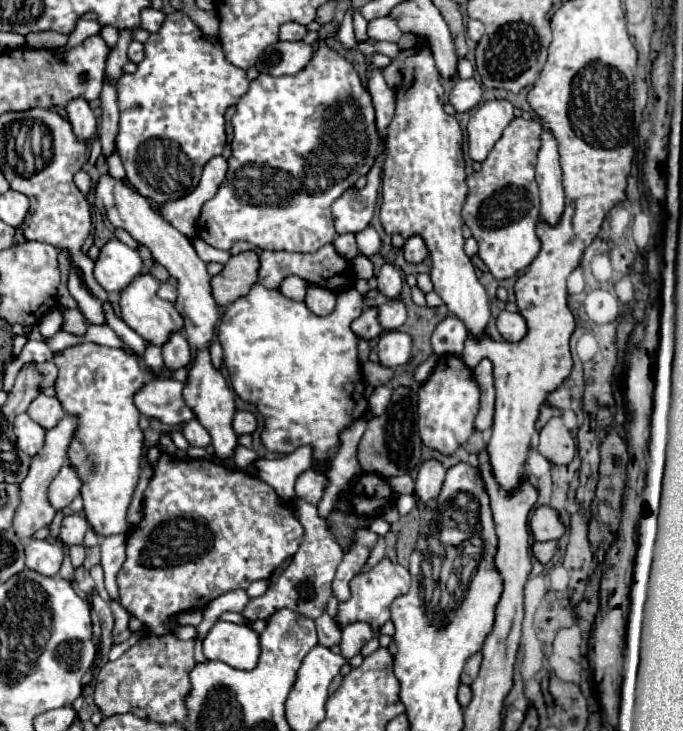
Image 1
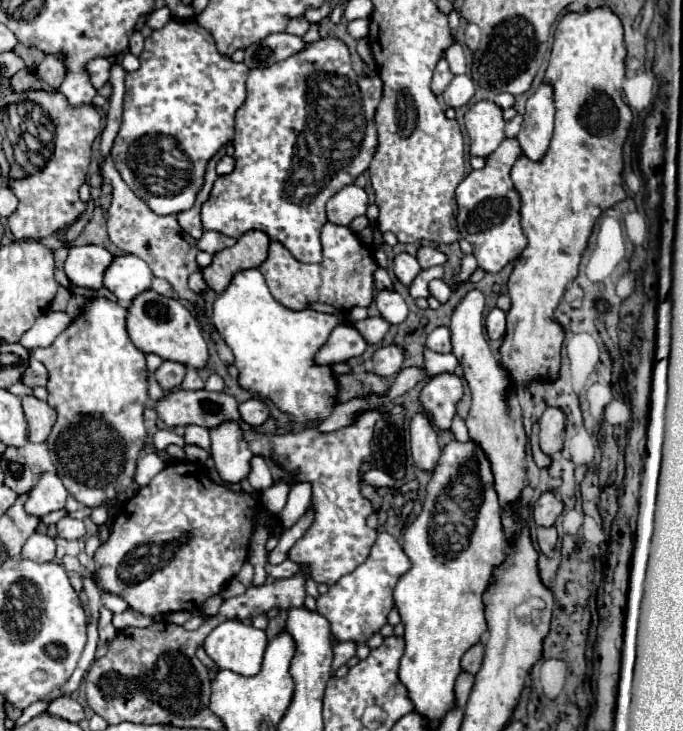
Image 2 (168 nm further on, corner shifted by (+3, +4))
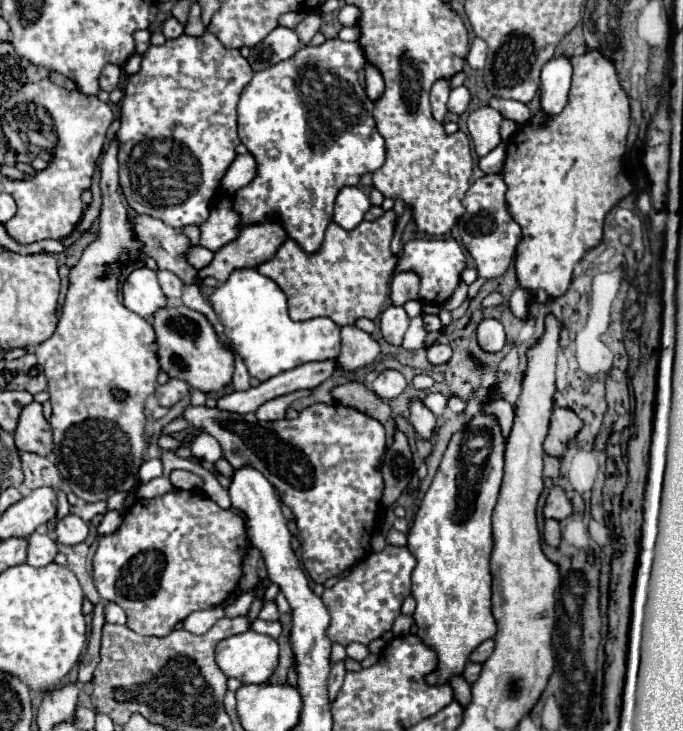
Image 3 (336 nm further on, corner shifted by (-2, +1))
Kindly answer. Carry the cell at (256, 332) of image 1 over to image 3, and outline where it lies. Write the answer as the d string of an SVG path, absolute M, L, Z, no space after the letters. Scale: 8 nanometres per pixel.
M253 268L235 270L229 280L211 294L211 304L225 326L225 336L243 358L249 376L259 382L305 362L339 356L339 326L331 318L293 322L287 314L287 298L283 290L271 278Z

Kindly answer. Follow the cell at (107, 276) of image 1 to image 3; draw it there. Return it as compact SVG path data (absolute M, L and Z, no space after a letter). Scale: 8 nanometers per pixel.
M147 266L133 270L123 284L123 304L145 320L151 320L157 308L167 304L167 298L157 284L157 272Z

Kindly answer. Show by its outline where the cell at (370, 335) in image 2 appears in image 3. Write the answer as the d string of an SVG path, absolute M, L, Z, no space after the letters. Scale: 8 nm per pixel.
M341 326L341 354L337 362L345 370L357 370L361 366L371 364L381 352L381 344L373 338L373 334L363 332L361 328Z

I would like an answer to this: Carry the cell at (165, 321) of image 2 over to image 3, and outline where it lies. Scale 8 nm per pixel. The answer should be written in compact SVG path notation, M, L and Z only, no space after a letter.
M165 306L159 308L153 316L153 330L157 336L157 358L161 370L165 370L171 378L185 380L191 388L197 388L205 394L215 394L231 384L233 376L233 352L227 350L213 332L213 326L201 312L195 312L185 306Z

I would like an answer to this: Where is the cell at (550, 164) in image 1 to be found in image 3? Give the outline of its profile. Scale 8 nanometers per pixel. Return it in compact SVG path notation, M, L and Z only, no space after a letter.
M567 56L551 58L541 70L541 112L547 118L557 116L569 96L571 84L571 64Z

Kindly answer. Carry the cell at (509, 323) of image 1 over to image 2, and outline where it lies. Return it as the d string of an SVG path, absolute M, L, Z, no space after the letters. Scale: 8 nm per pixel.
M498 307L486 317L486 333L490 339L502 339L506 335L506 313Z

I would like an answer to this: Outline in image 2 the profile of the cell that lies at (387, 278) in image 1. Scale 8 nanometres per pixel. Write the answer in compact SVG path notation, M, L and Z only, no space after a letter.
M380 291L376 297L376 307L380 315L392 325L400 325L408 317L408 307L396 291Z

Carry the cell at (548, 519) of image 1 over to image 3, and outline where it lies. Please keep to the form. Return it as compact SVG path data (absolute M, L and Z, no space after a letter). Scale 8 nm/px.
M551 488L545 508L543 508L543 516L553 518L553 520L565 520L571 512L573 512L573 508L571 508L567 494L561 488Z

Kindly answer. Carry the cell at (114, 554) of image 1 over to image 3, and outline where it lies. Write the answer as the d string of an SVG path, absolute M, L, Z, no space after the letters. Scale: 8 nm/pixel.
M109 604L109 606L105 608L105 618L107 618L107 622L111 622L111 624L125 624L125 622L127 622L127 616L125 616L123 608L117 606L117 604Z

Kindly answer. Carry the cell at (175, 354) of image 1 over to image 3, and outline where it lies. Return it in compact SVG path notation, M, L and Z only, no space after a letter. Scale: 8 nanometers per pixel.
M169 378L165 384L157 386L155 390L155 398L161 406L173 406L175 402L179 402L185 394L189 394L189 384L183 382L183 380L177 380L177 378Z

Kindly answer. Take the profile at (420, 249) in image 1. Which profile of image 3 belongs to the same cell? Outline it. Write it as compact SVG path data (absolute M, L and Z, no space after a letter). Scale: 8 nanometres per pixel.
M407 270L407 272L397 272L391 282L391 300L397 306L403 306L407 300L417 300L419 298L419 284L421 278L417 272Z

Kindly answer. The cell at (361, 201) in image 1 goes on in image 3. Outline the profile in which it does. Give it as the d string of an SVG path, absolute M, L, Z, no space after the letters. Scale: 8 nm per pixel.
M347 186L337 194L335 200L335 212L333 212L333 222L337 222L341 228L351 230L355 228L365 212L371 208L369 204L369 196L365 196L359 188L355 186Z

